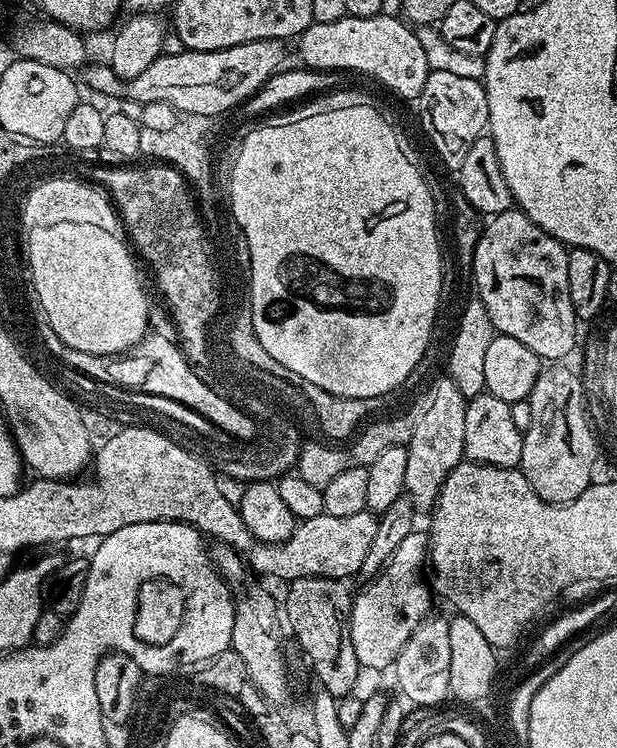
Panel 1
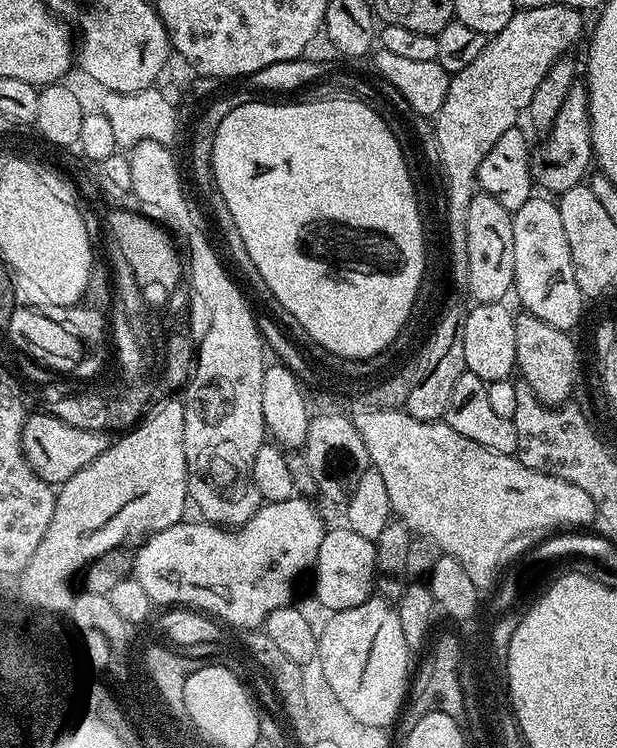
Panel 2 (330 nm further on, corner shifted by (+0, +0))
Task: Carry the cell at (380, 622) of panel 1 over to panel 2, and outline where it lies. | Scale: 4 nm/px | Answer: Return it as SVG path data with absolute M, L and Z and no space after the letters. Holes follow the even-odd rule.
M347 526L329 527L318 546L318 558L314 565L316 572L316 596L329 613L356 607L374 596L378 579L376 571L376 545L373 541L354 534Z

